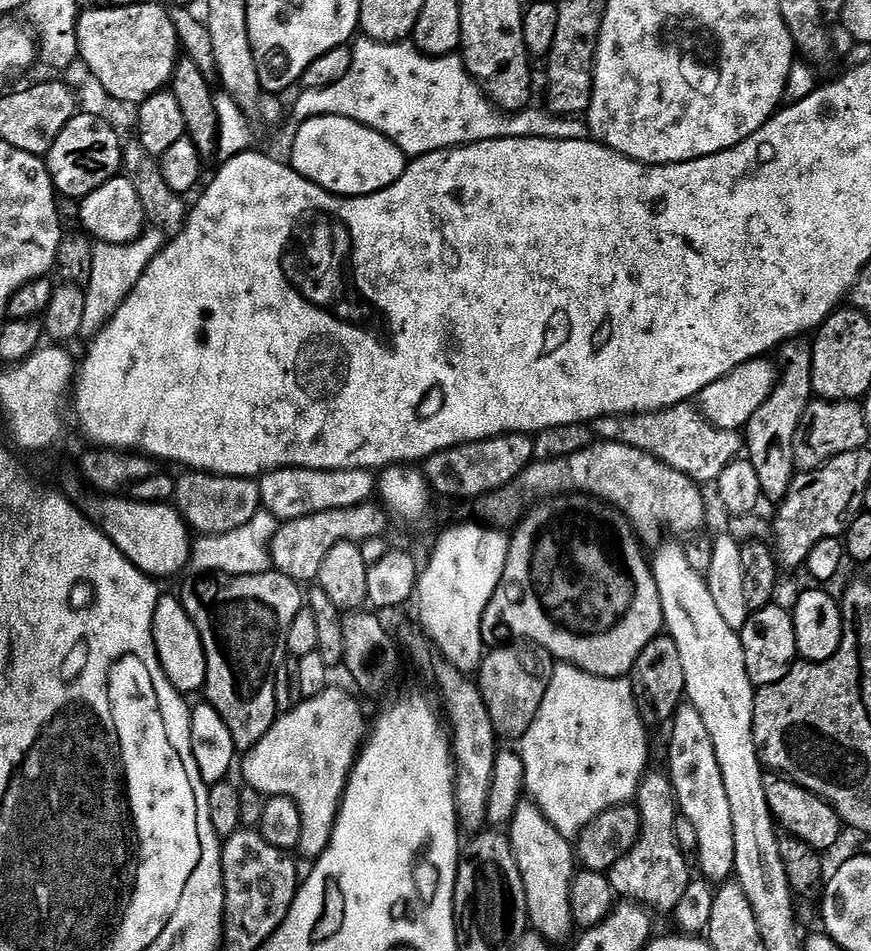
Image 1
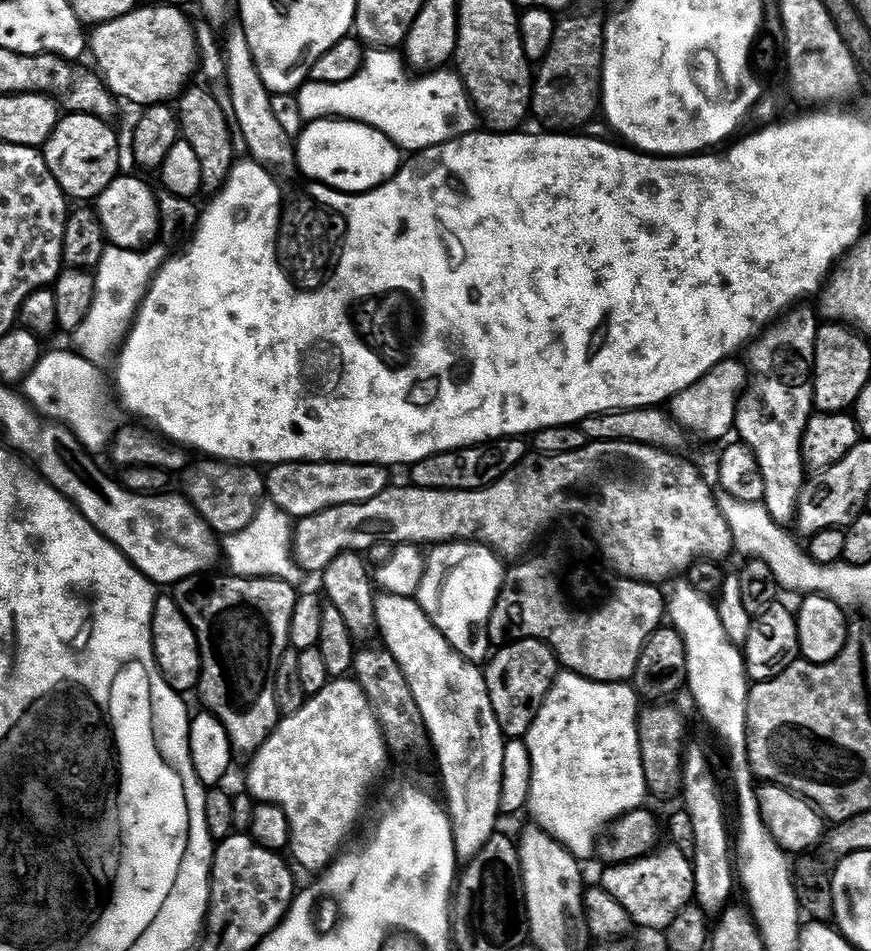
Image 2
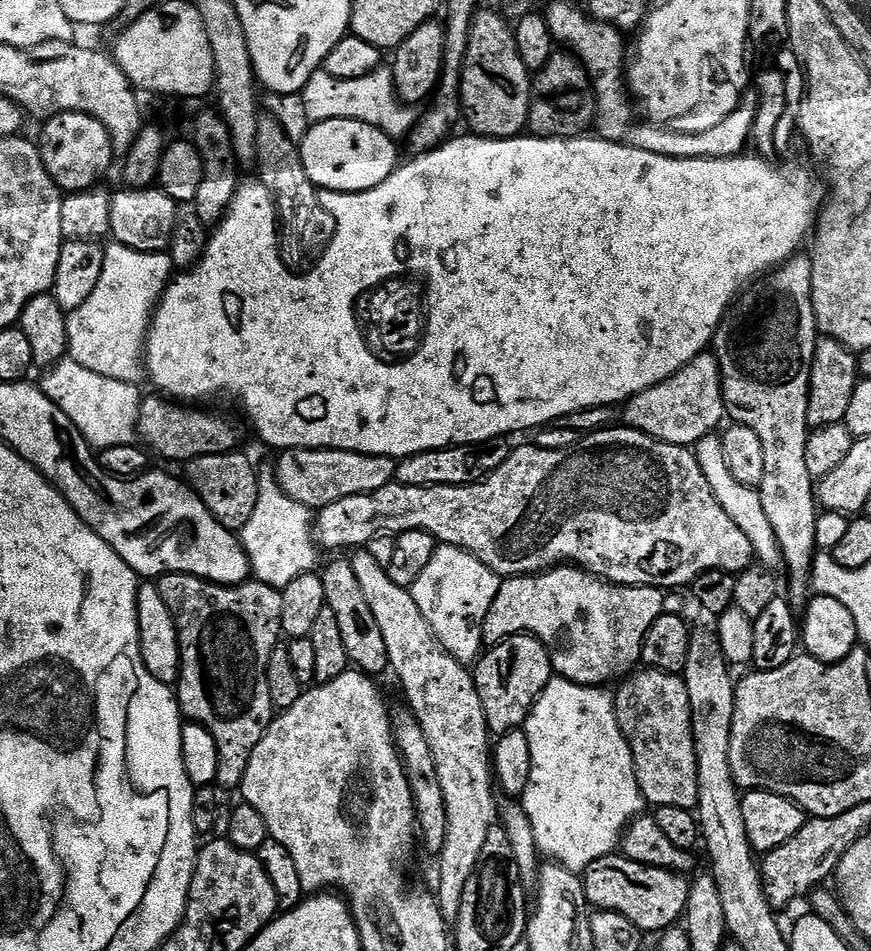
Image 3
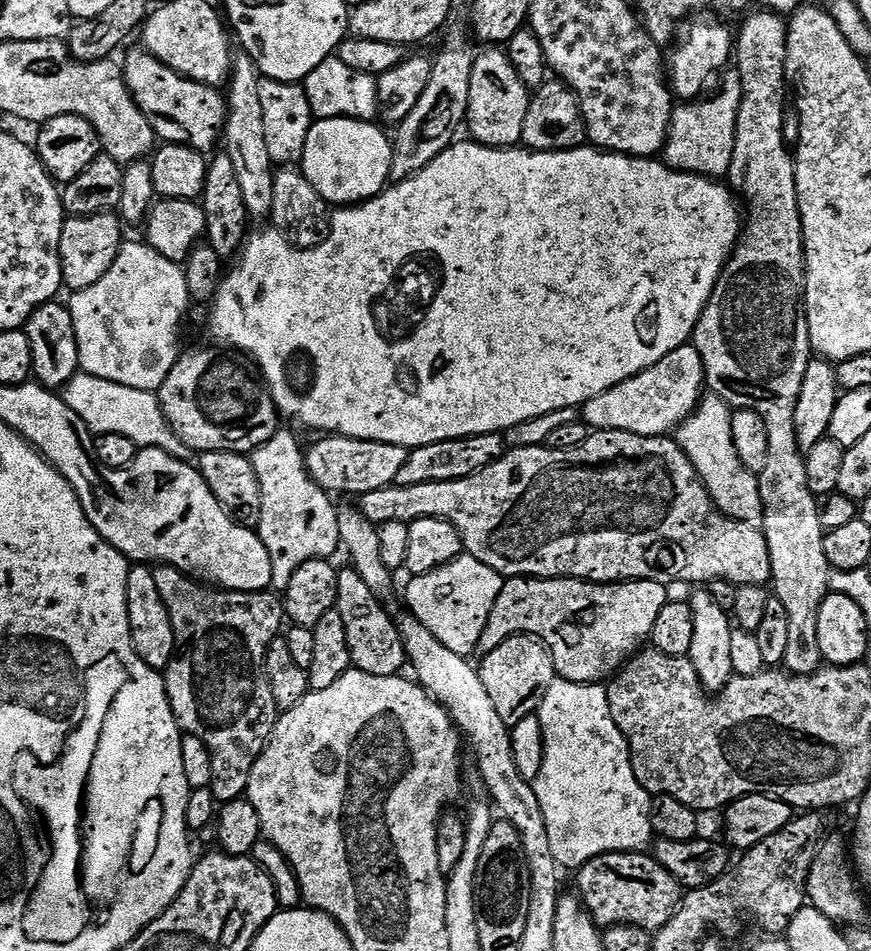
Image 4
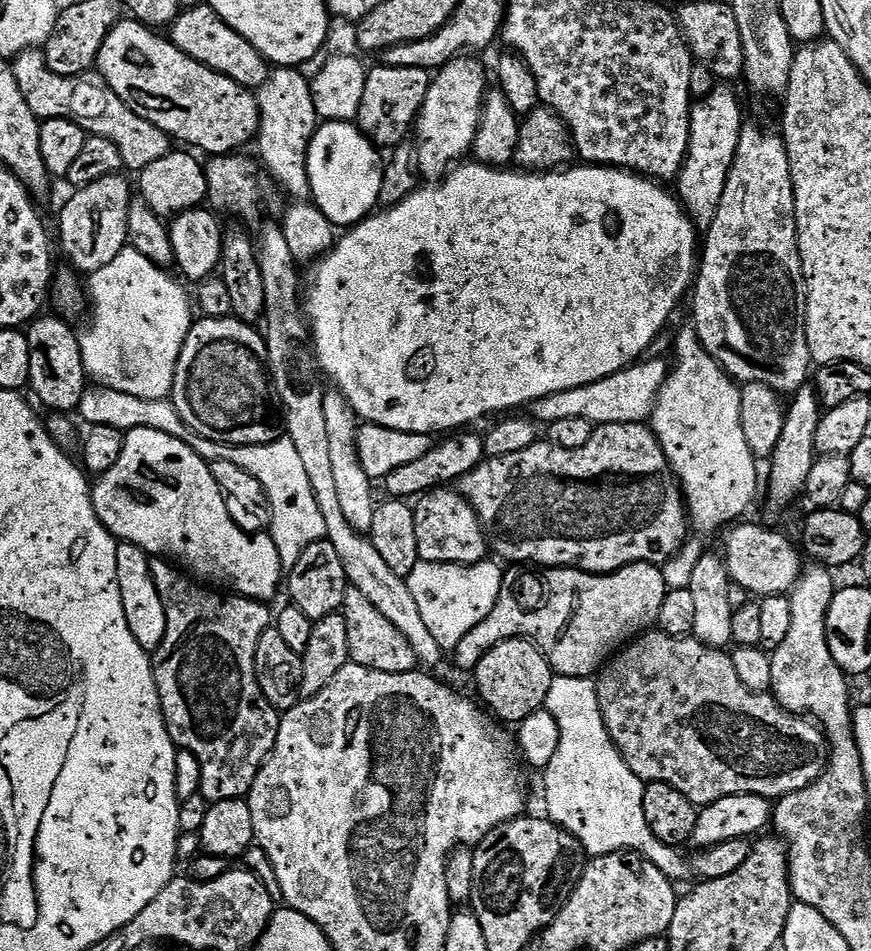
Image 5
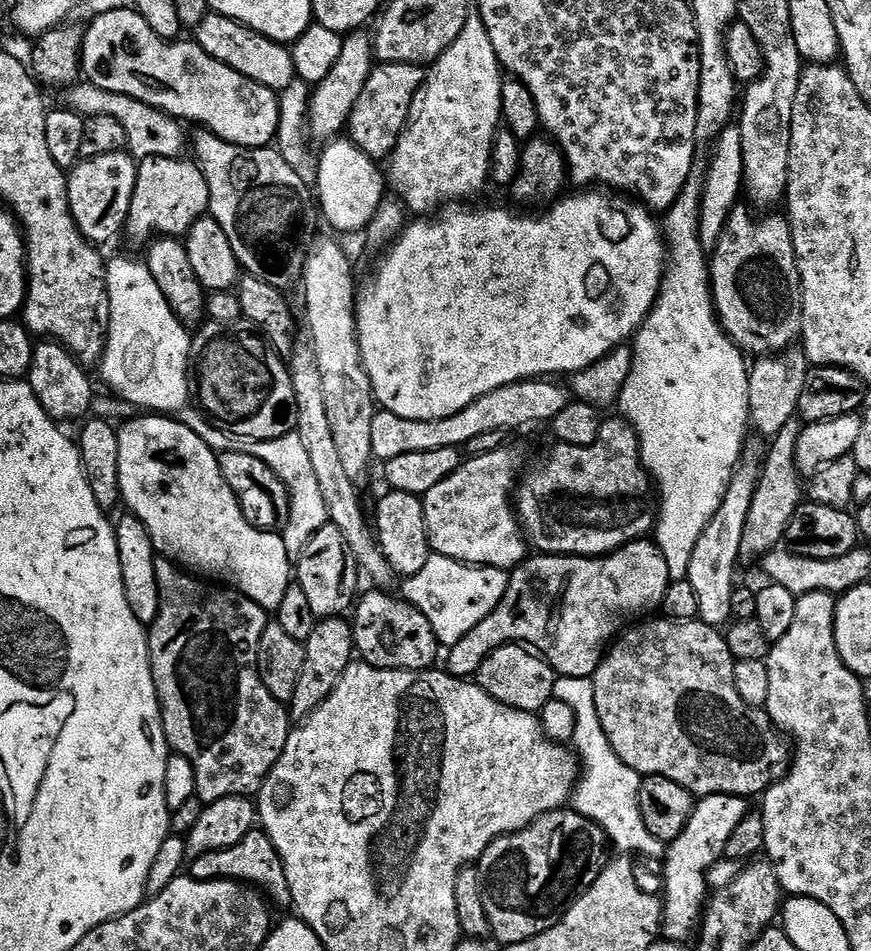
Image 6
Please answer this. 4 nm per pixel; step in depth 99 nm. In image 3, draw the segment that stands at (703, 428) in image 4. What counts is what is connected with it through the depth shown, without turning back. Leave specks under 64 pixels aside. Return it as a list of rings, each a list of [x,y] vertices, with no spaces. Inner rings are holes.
[[[709,434],[702,437],[695,444],[694,451],[698,466],[702,466],[702,474],[706,474],[706,482],[710,482],[710,490],[714,494],[714,498],[720,503],[722,510],[726,510],[726,514],[730,514],[730,518],[734,518],[734,522],[742,530],[742,534],[746,534],[746,538],[750,538],[755,559],[769,570],[779,569],[782,564],[780,547],[776,541],[774,530],[770,526],[770,518],[766,518],[766,510],[762,510],[762,498],[759,491],[750,486],[742,486],[742,482],[738,482],[738,478],[734,478],[734,474],[730,474],[730,470],[726,466],[726,454],[722,450],[720,436]]]

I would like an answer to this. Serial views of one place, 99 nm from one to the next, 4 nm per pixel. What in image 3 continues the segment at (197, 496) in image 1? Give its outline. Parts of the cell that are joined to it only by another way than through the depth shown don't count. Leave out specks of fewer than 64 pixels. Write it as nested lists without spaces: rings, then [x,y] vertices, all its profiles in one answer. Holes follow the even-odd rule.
[[[233,450],[231,452],[219,452],[218,454],[210,454],[209,456],[199,456],[196,460],[187,461],[188,476],[187,483],[193,492],[200,497],[200,500],[208,507],[210,514],[214,514],[214,518],[218,518],[218,522],[224,528],[229,530],[239,530],[246,526],[246,522],[250,522],[250,518],[254,518],[258,514],[260,507],[260,476],[256,468],[252,465],[252,460],[248,456],[243,456],[243,451]]]

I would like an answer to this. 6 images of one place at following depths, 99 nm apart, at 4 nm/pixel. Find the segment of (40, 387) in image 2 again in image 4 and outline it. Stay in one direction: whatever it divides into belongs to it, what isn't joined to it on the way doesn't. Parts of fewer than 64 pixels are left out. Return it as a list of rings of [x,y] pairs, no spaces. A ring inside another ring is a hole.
[[[77,374],[75,378],[64,385],[62,395],[66,406],[82,418],[89,432],[96,436],[106,434],[120,434],[130,438],[140,448],[160,448],[179,460],[191,461],[194,453],[192,449],[172,433],[172,428],[160,409],[160,398],[155,392],[134,390],[130,386],[122,386],[118,382],[103,380],[97,376]]]

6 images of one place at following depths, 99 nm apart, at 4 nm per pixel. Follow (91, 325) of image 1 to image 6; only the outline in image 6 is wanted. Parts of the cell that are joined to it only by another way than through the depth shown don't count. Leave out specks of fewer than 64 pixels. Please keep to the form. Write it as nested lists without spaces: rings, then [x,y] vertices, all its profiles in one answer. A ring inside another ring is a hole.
[[[109,259],[106,264],[106,275],[108,277],[108,334],[104,351],[102,353],[102,363],[98,368],[100,376],[108,372],[108,379],[104,381],[104,384],[109,380],[112,380],[111,384],[116,384],[116,388],[120,388],[116,396],[118,397],[119,394],[124,392],[120,399],[132,406],[137,404],[137,406],[140,407],[140,410],[147,410],[152,414],[183,413],[190,404],[190,357],[192,355],[192,336],[190,335],[190,332],[187,332],[189,329],[185,327],[185,325],[181,323],[179,317],[172,312],[171,306],[168,305],[167,300],[163,296],[161,290],[159,290],[158,284],[156,284],[154,278],[151,276],[150,270],[144,262],[138,262],[138,264],[135,264],[132,260]]]

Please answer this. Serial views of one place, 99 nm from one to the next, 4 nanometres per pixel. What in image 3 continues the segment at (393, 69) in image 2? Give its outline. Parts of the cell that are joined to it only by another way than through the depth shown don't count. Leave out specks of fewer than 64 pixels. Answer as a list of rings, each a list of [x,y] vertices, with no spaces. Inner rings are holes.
[[[381,66],[366,78],[339,80],[324,71],[316,72],[310,82],[306,82],[302,93],[309,121],[357,120],[366,122],[393,138],[407,137],[415,127],[418,116],[413,109],[396,97],[396,83],[387,67]]]

